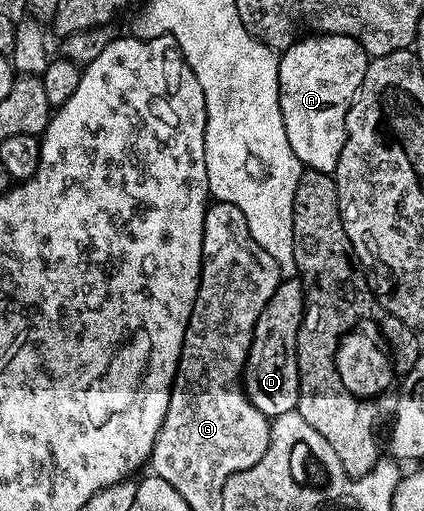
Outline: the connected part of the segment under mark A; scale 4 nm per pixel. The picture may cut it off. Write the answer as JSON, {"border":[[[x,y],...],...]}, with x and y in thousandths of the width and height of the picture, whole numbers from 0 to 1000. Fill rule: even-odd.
{"border":[[[738,68],[719,70],[663,102],[656,117],[656,196],[660,198],[660,221],[670,229],[670,252],[679,260],[679,284],[689,284],[689,299],[712,317],[715,329],[733,335],[759,335],[769,342],[785,342],[792,323],[802,315],[802,292],[811,292],[816,274],[816,223],[840,190],[840,174],[849,174],[849,159],[858,159],[858,143],[868,135],[873,115],[863,100],[830,72],[818,68]]]}

